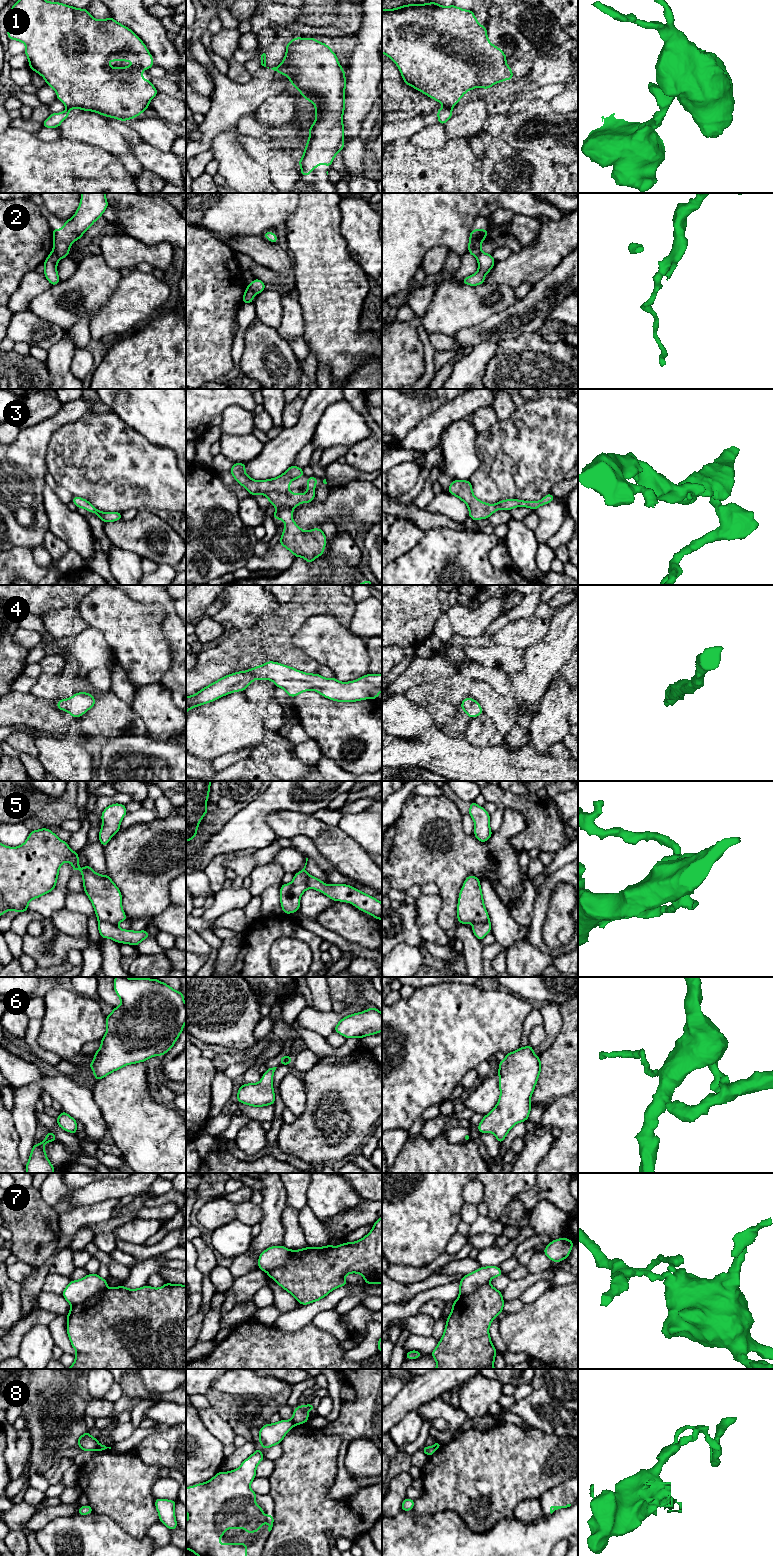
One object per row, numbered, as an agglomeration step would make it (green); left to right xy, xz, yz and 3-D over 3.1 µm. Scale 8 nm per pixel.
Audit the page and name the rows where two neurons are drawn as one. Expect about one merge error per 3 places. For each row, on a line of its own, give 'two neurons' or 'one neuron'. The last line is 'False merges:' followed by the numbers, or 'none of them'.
1: two neurons
2: two neurons
3: one neuron
4: one neuron
5: two neurons
6: one neuron
7: two neurons
8: two neurons
False merges: 1, 2, 5, 7, 8

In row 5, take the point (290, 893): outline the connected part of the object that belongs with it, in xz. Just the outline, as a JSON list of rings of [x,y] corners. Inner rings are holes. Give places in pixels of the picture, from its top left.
[[[298,872],[289,884],[282,884],[280,888],[280,903],[285,914],[291,914],[299,910],[300,897],[309,889],[307,873]]]

